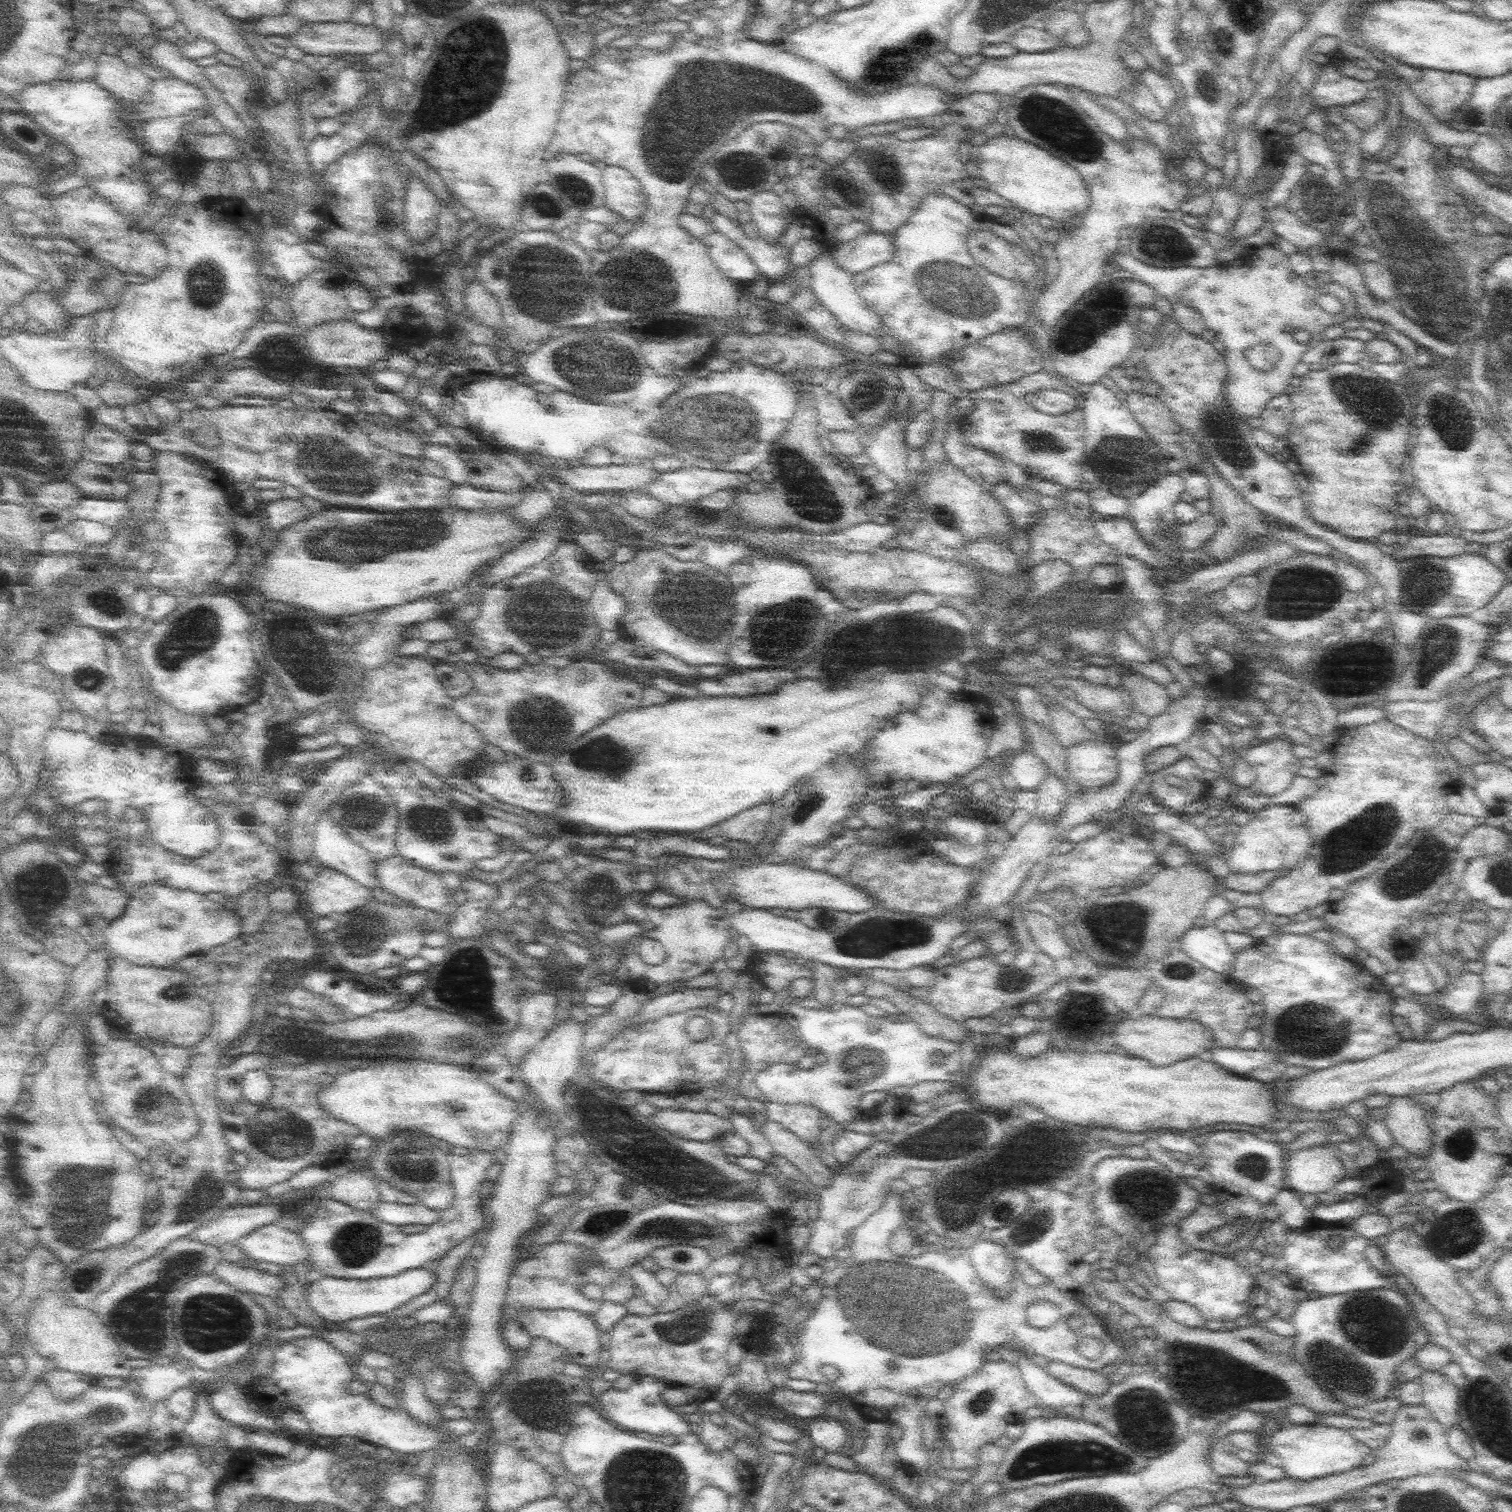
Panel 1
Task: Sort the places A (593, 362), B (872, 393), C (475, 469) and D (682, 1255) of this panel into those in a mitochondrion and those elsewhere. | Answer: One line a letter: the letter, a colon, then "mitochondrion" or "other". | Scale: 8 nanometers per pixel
A: mitochondrion
B: other
C: other
D: mitochondrion

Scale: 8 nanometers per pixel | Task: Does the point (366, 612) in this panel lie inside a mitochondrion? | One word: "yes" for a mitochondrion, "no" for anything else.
no

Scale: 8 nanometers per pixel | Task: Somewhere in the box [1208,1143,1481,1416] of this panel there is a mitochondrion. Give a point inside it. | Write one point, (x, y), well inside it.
(1369, 1330)

